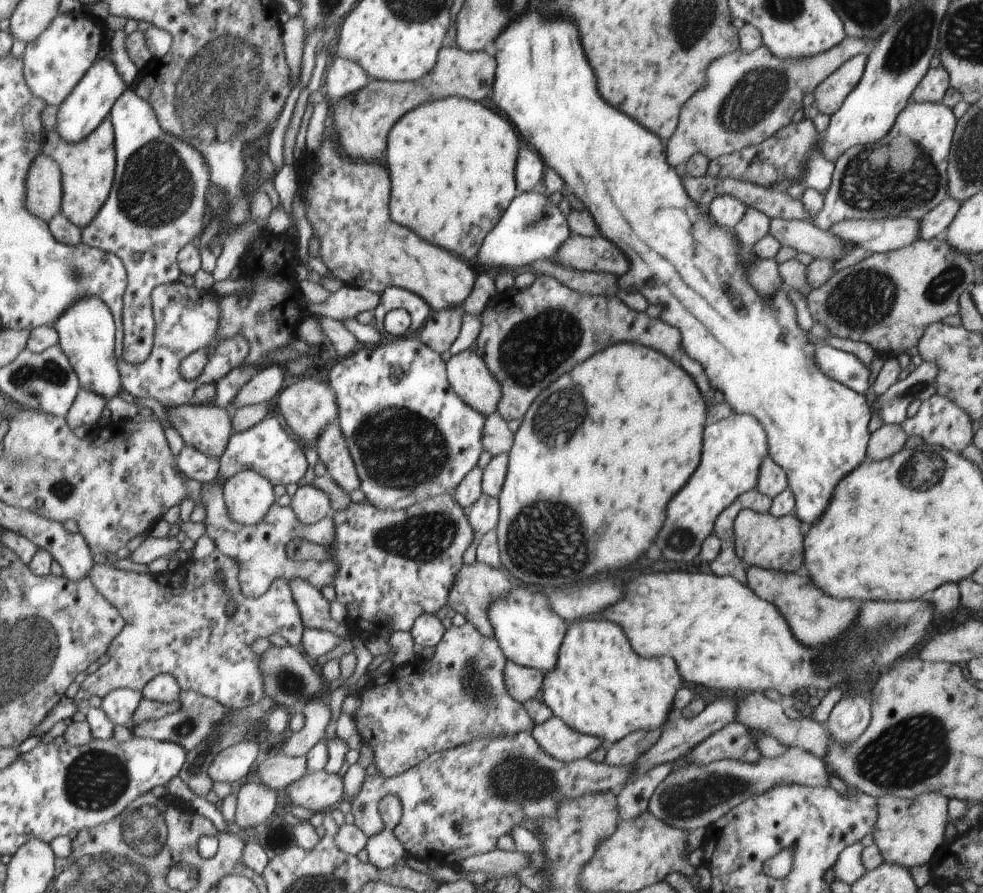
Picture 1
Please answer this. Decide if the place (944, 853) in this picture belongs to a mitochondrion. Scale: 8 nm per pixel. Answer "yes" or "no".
no

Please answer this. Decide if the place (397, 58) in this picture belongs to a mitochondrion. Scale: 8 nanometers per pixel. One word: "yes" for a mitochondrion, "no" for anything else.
no

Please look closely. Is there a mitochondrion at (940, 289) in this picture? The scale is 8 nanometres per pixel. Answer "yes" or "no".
yes

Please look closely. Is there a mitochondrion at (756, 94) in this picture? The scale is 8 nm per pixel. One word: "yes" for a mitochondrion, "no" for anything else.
yes

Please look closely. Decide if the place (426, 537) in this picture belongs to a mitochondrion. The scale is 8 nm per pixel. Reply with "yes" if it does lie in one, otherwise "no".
yes

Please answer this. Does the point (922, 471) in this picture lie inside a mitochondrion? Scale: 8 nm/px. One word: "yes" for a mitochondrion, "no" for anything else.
yes

